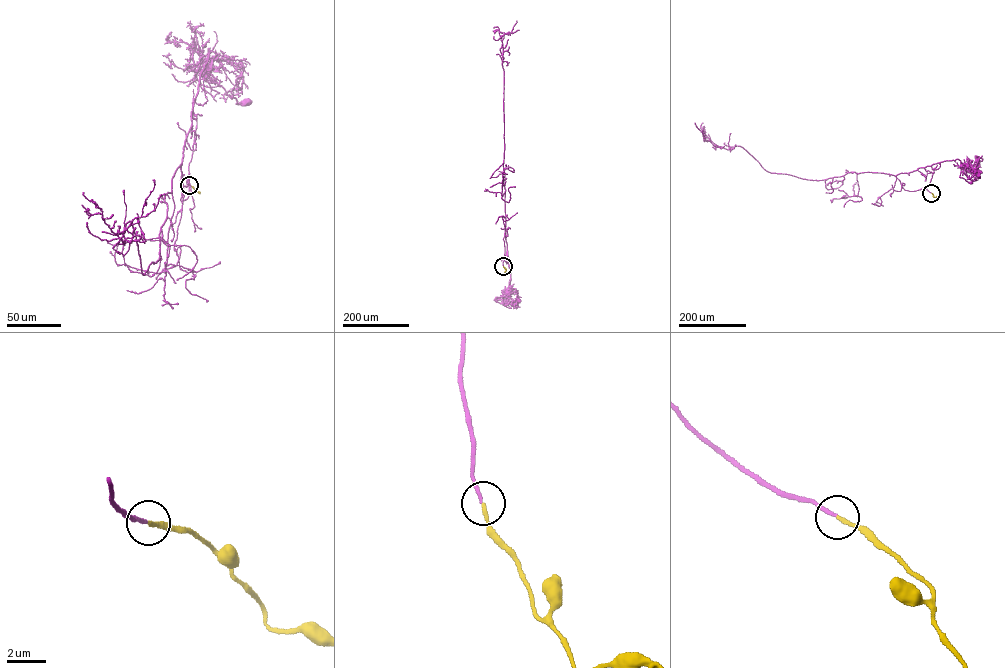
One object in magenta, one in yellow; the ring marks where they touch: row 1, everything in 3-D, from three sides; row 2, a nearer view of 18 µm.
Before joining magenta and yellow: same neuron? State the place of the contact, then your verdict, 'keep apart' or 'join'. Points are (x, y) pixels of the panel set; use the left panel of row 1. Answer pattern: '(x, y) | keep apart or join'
(189, 185) | join

